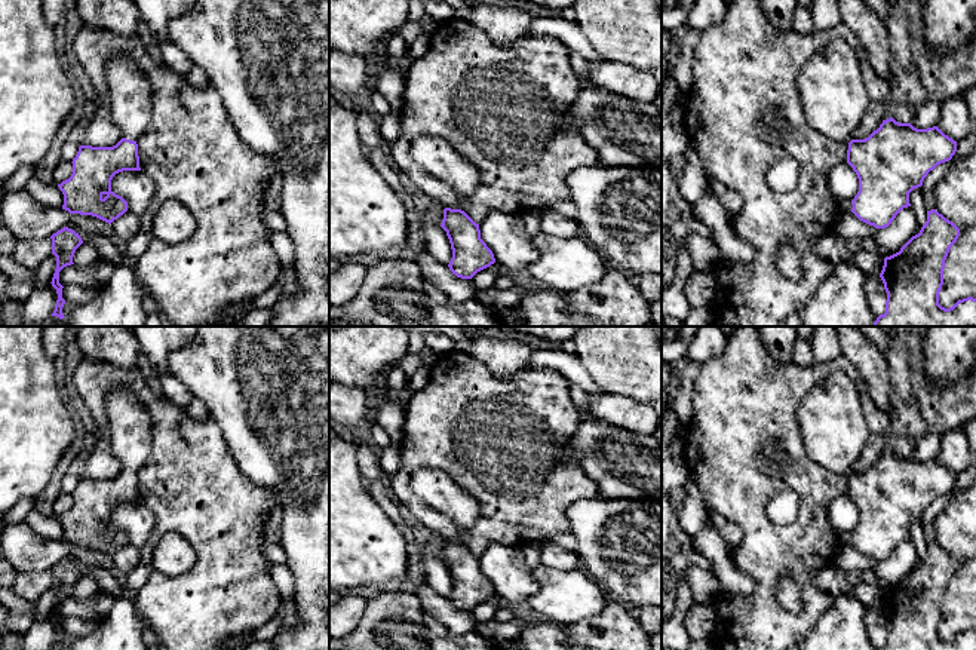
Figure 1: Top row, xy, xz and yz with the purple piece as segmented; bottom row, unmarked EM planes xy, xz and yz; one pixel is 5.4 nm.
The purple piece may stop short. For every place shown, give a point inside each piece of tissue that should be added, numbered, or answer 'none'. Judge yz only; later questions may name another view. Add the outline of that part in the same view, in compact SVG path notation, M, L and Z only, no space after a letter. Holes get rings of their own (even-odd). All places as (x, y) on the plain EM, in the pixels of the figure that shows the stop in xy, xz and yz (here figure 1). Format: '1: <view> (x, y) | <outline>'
1: yz (834, 432) | M834 371L808 390L797 420L804 450L817 466L837 475L853 472L868 430L859 393L845 372Z

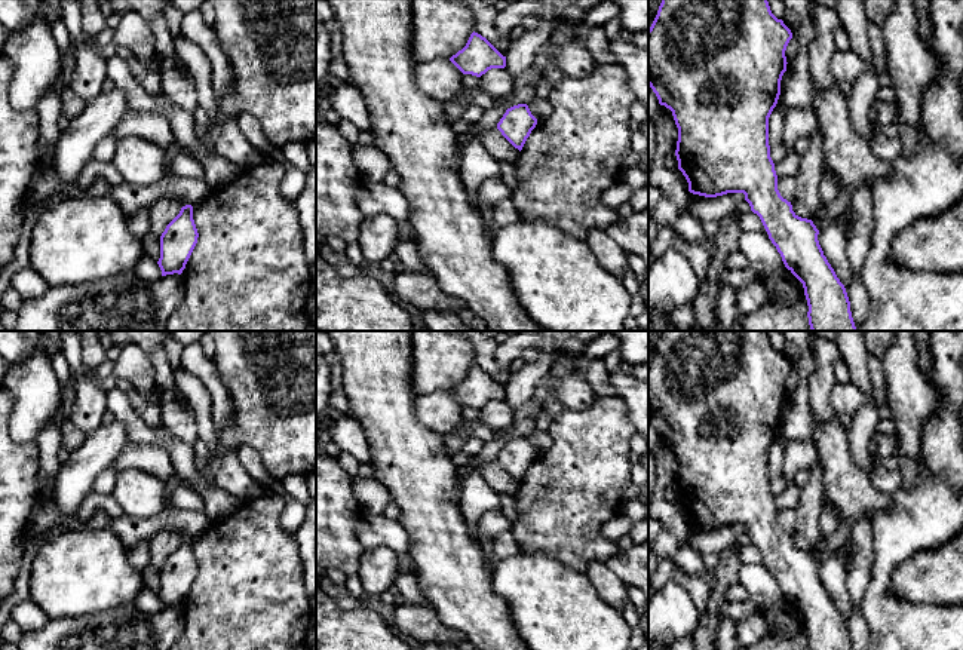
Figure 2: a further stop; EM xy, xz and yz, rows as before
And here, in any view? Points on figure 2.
none

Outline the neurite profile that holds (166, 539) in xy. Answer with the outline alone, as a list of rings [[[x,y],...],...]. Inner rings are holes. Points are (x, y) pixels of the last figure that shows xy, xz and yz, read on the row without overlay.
[[[172,527],[160,528],[150,542],[150,564],[160,570],[166,558],[185,537],[185,534]]]

